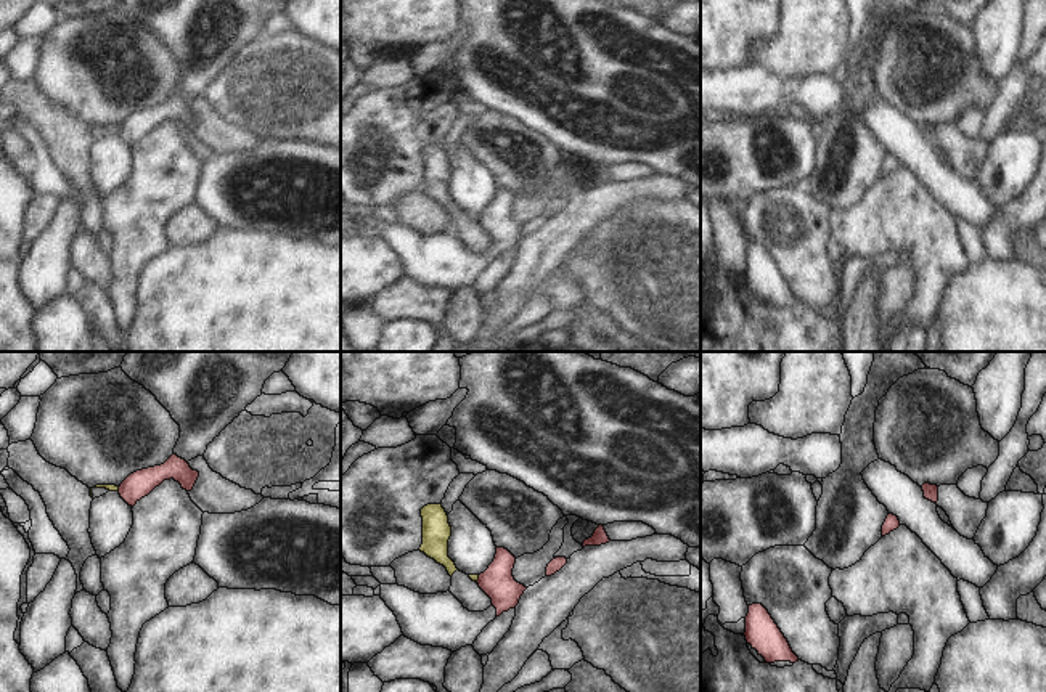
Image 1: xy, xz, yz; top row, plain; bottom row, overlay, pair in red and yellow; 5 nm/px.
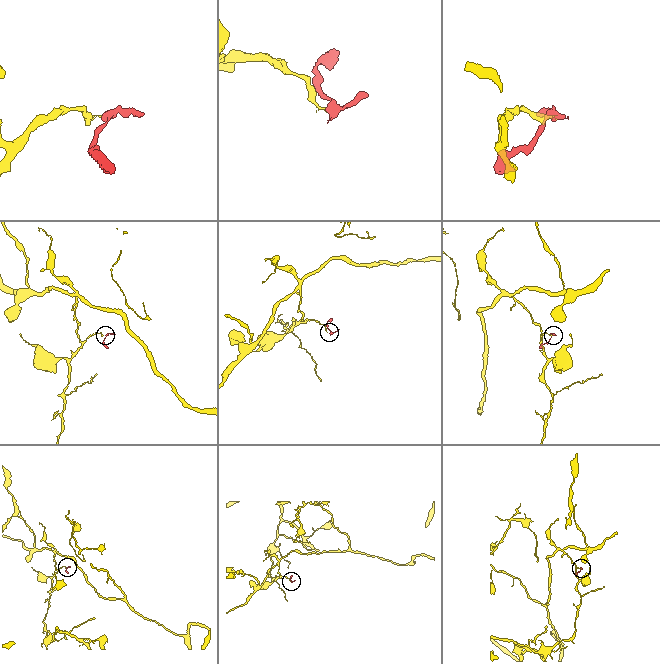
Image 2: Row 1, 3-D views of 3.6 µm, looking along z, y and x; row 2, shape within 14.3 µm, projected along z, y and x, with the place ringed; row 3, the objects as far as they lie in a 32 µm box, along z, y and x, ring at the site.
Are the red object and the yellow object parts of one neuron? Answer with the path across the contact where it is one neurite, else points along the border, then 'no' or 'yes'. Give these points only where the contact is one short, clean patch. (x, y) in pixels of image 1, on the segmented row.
border along xz (479, 575), (476, 582); no

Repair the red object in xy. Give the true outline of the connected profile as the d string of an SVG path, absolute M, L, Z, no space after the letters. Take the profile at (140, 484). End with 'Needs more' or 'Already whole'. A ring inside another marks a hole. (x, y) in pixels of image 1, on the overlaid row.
M172 454L164 464L137 470L130 474L119 486L121 498L135 506L141 498L148 496L164 480L174 478L183 490L191 491L199 477L198 470L193 470L190 464Z. Already whole

